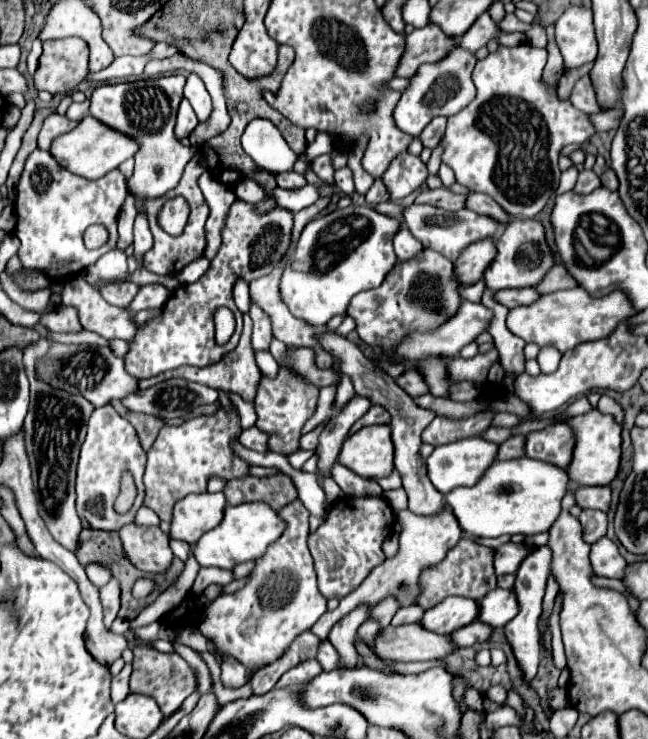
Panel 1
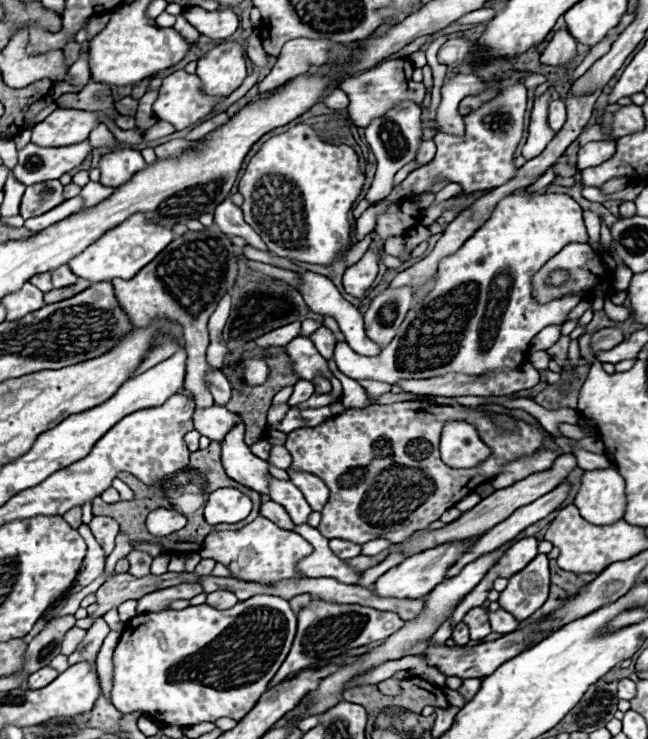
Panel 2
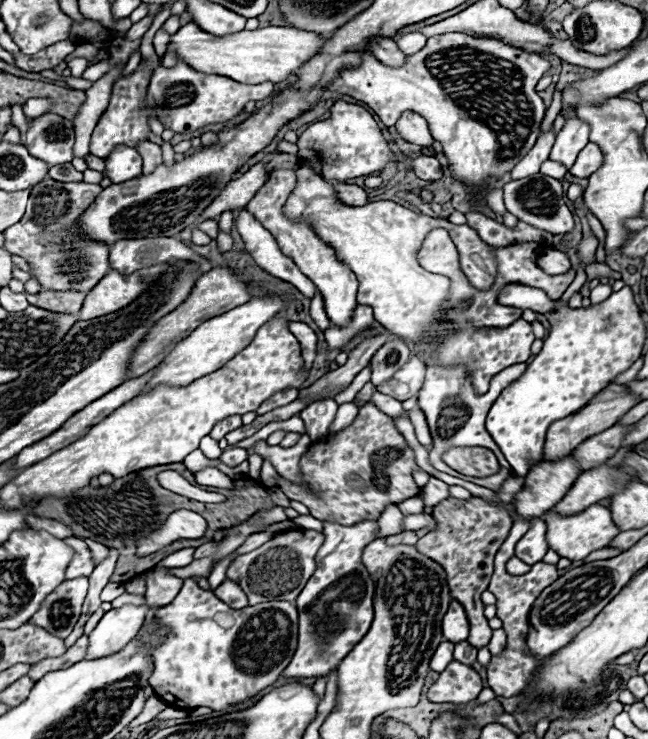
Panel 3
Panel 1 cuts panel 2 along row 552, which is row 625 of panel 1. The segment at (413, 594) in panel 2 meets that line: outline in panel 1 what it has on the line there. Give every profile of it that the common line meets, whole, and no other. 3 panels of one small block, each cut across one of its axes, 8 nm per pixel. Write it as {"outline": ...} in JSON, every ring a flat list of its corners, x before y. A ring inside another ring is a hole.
{"outline":[[450,596,446,600,438,602,434,608,426,610,418,624,436,634,450,634,456,628,462,628,462,626,474,622,476,618,478,618,476,600]]}

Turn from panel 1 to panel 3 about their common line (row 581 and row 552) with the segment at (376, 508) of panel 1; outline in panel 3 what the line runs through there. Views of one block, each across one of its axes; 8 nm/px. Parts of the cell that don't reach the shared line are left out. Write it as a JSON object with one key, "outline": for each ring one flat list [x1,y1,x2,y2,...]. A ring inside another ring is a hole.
{"outline":[[324,522,324,544,316,554,316,570,304,590,296,598,300,612,298,650,284,670,288,678,318,678,328,676,342,658,362,640,372,624,374,580,362,564,366,544,378,538,376,522,358,522,342,526,338,522]]}

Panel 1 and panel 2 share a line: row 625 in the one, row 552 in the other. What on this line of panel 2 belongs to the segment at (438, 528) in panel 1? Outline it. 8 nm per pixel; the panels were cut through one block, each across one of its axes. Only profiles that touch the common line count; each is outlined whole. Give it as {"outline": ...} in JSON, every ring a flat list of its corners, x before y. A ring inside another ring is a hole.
{"outline":[[296,524,294,530,298,534,302,534,312,546,314,546,314,554,304,558,298,568,304,576,310,578,336,578,344,584,356,584,362,576,360,570,350,568,342,558,334,556,334,552,330,552,330,546,326,540,326,536,322,536,316,528,308,526,308,524]]}

